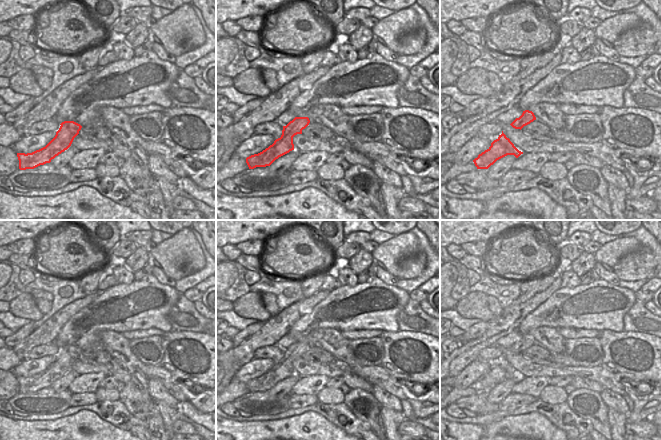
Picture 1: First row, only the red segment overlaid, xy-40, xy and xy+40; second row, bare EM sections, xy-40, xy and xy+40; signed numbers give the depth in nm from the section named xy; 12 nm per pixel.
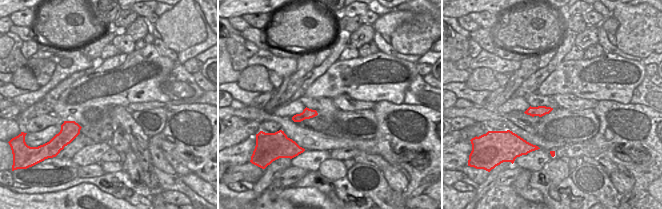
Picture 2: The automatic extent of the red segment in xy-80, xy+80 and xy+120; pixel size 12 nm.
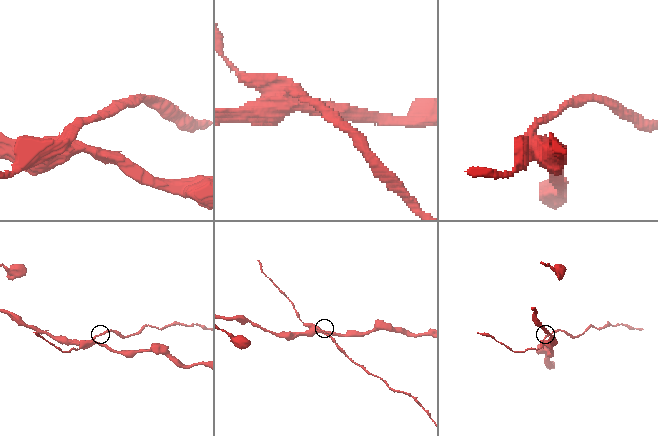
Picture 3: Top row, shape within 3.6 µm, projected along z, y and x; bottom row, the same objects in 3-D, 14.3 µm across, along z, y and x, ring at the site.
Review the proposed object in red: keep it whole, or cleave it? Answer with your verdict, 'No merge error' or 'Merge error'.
Merge error

